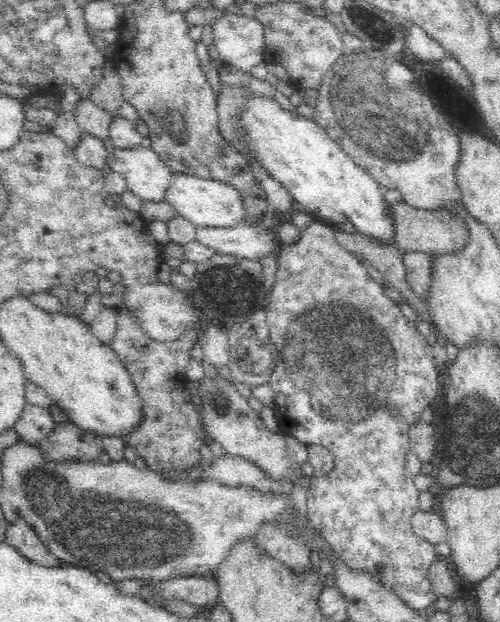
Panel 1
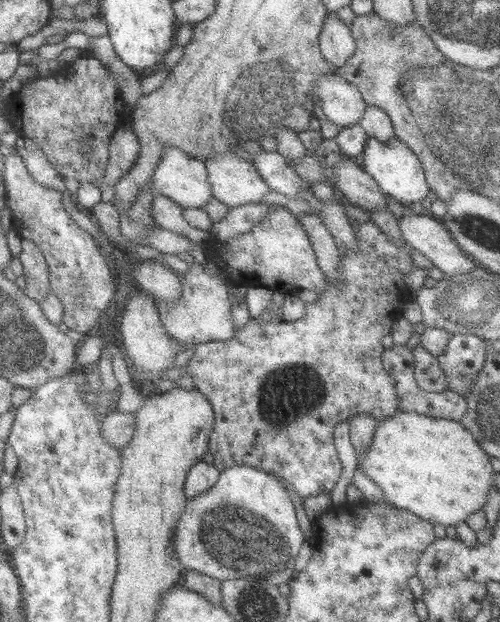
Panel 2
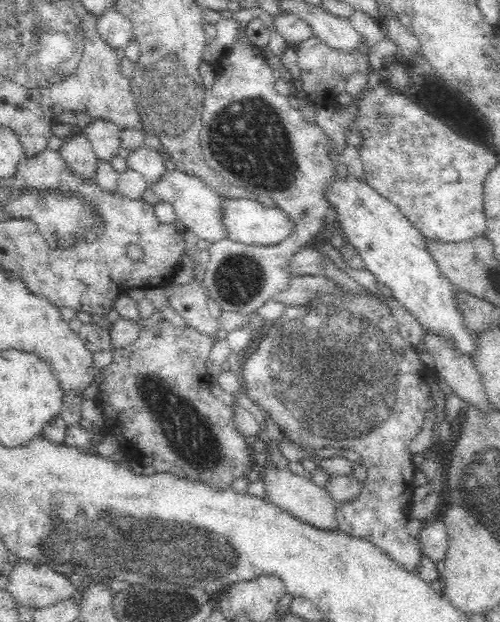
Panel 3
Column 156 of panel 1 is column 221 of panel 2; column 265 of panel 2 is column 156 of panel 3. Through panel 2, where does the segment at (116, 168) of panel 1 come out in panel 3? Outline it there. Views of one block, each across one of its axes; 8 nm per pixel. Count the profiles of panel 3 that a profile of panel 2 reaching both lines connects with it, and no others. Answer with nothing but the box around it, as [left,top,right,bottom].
[147,169,224,242]

